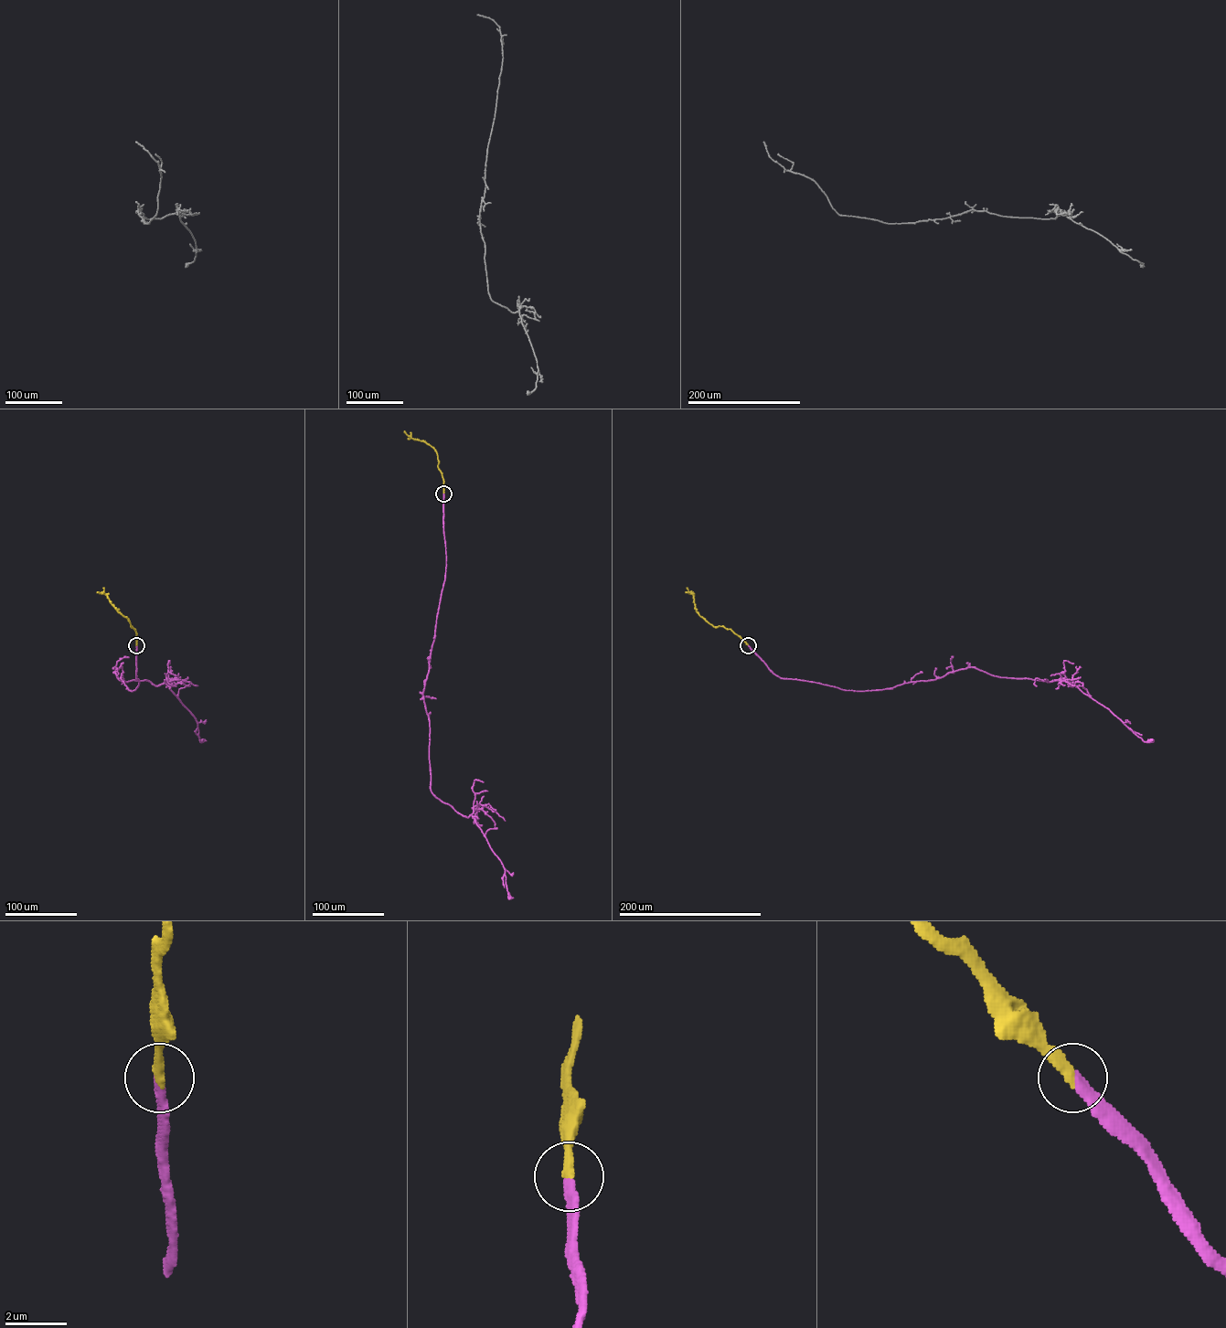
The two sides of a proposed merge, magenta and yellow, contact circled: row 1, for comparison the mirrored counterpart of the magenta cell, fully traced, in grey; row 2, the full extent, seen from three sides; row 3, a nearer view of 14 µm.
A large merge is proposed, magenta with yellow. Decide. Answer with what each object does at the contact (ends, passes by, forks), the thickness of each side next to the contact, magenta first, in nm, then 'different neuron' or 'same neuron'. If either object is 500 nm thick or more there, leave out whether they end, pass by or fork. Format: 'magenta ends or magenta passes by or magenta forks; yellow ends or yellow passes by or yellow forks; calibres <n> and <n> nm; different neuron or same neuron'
magenta ends; yellow ends; calibres 340 and 360 nm; same neuron

